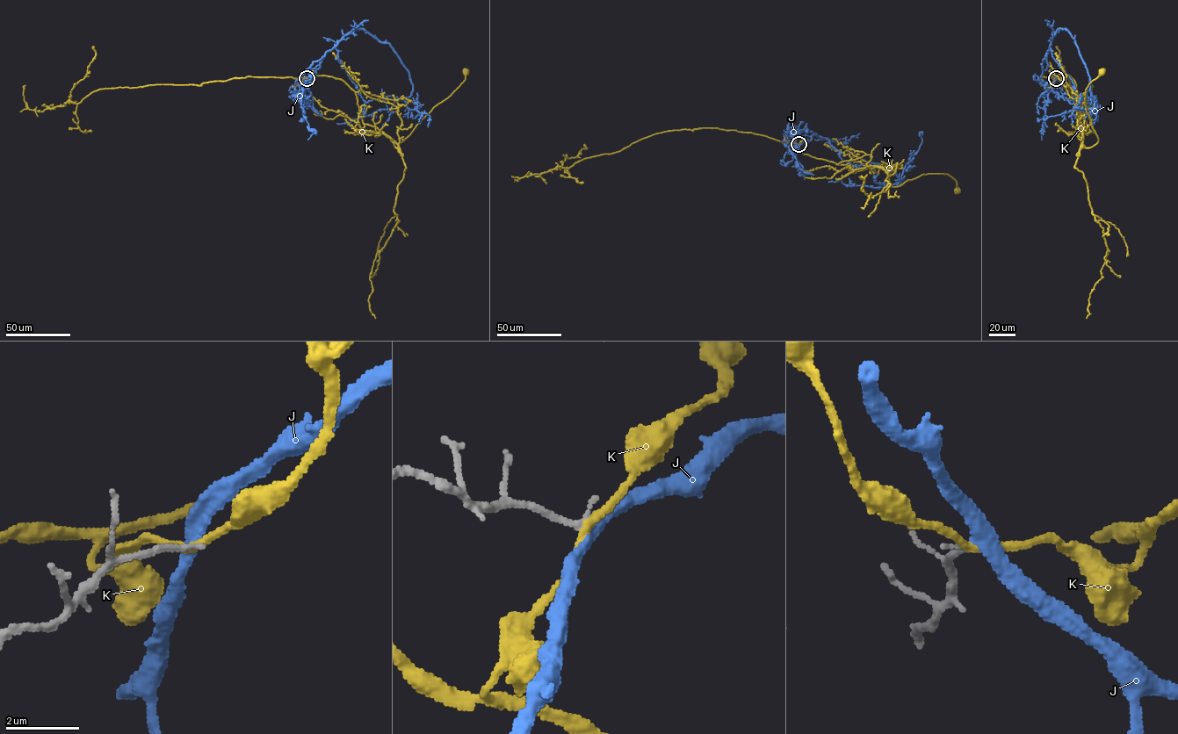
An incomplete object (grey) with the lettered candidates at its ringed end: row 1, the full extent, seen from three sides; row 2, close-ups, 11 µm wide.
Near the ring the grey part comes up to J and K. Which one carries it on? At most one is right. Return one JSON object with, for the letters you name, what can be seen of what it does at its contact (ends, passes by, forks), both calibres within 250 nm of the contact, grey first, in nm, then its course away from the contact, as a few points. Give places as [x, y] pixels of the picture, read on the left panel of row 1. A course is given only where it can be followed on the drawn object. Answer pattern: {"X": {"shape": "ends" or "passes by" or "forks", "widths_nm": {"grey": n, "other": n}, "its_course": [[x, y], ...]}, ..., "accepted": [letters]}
{"J": {"shape": "passes by", "widths_nm": {"grey": 200, "other": 300}, "its_course": [[307, 78], [326, 53], [357, 28], [387, 42], [408, 72], [412, 91], [406, 99], [336, 123]]}, "accepted": ["J"]}

